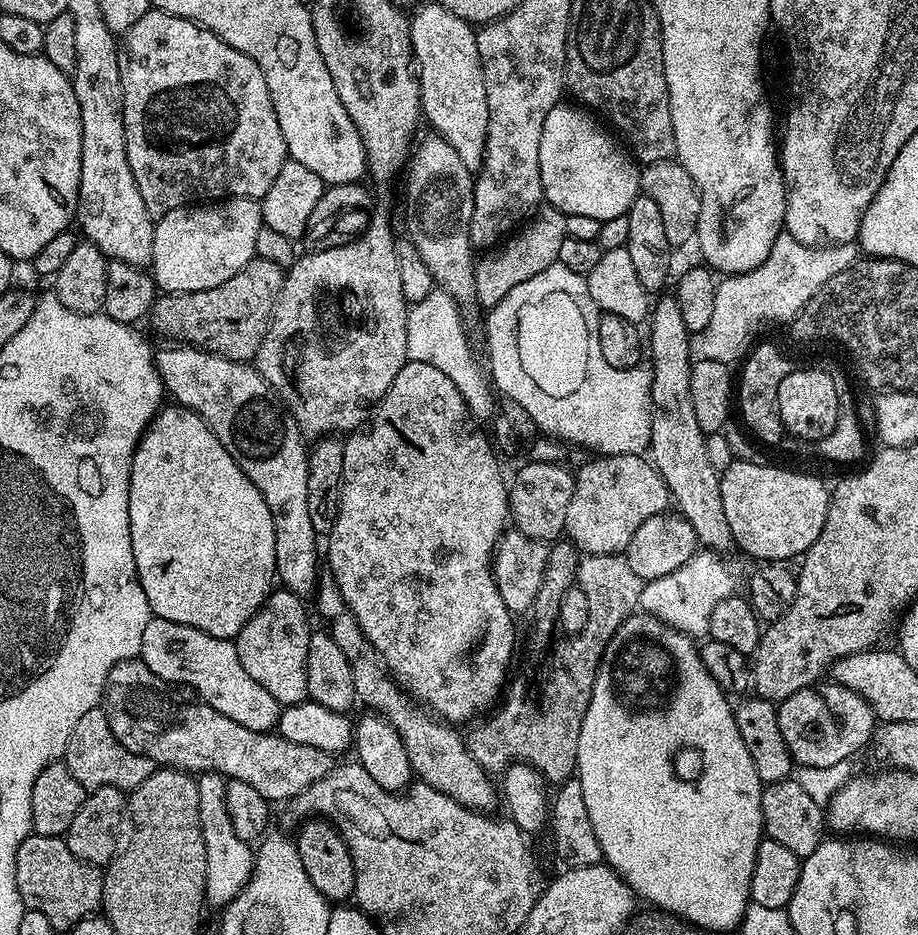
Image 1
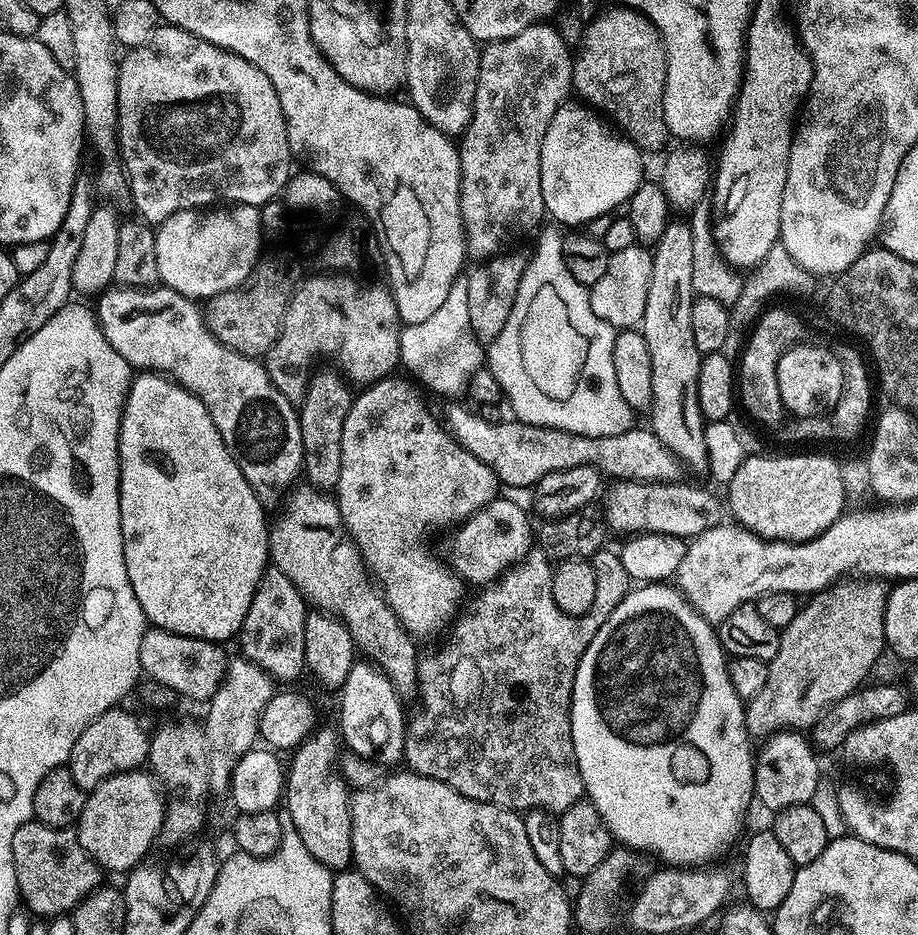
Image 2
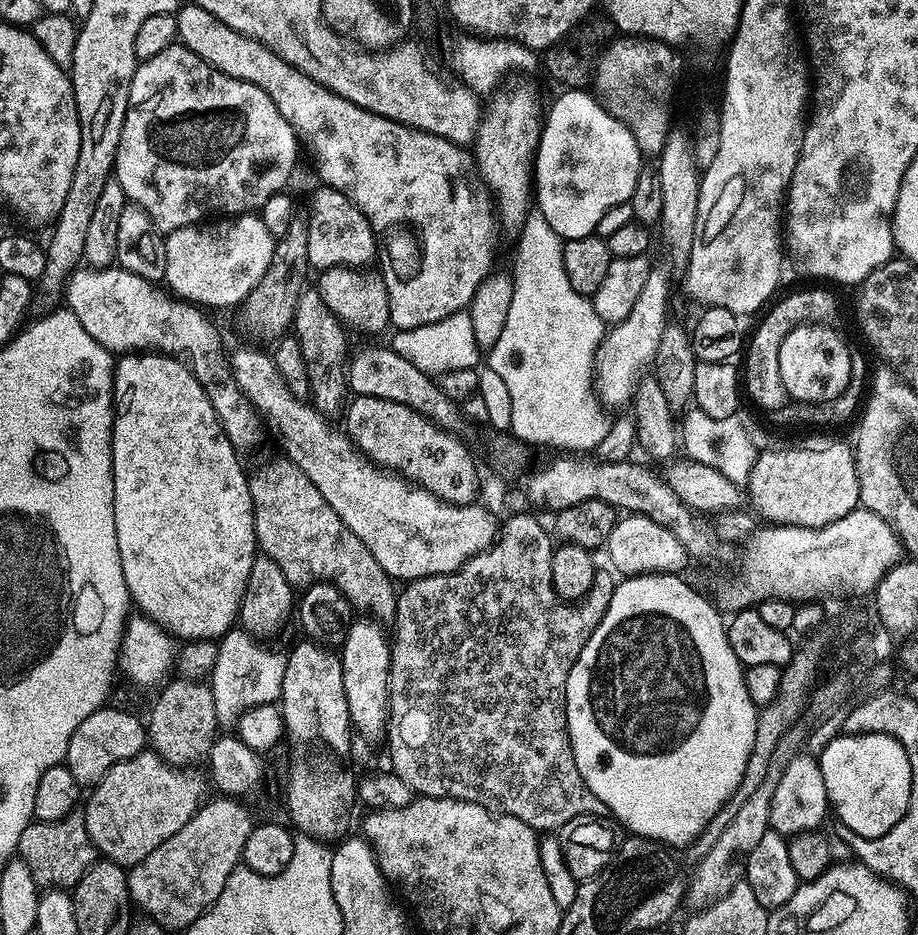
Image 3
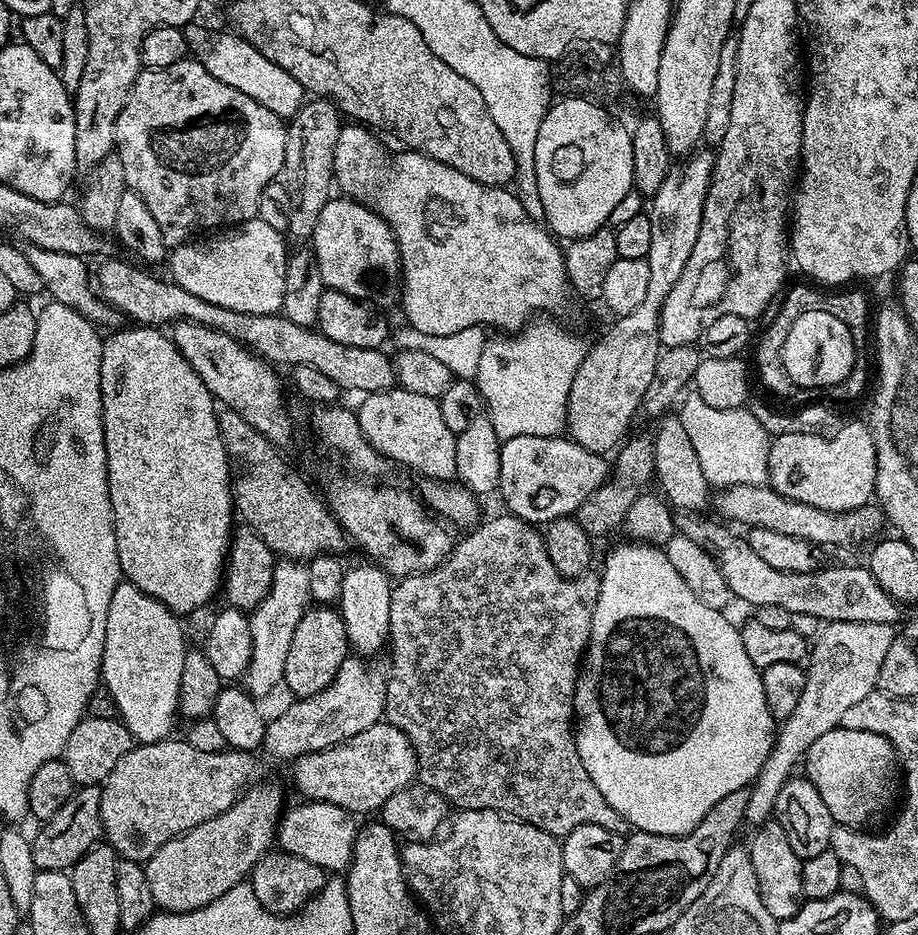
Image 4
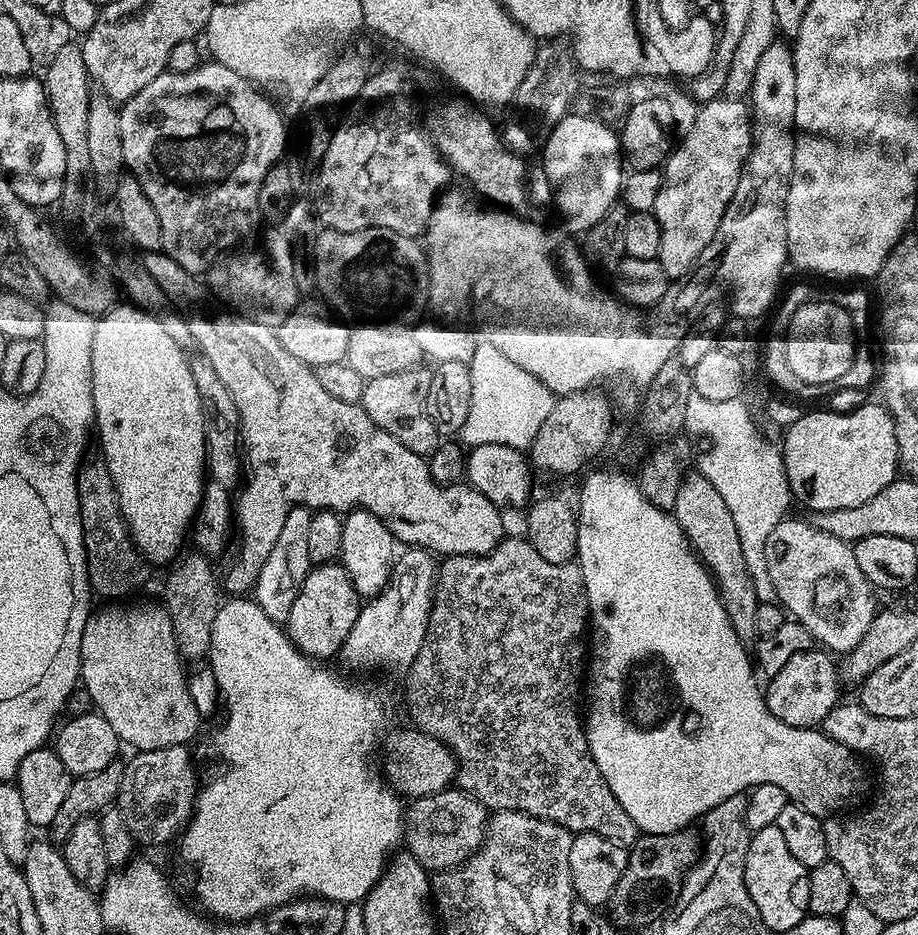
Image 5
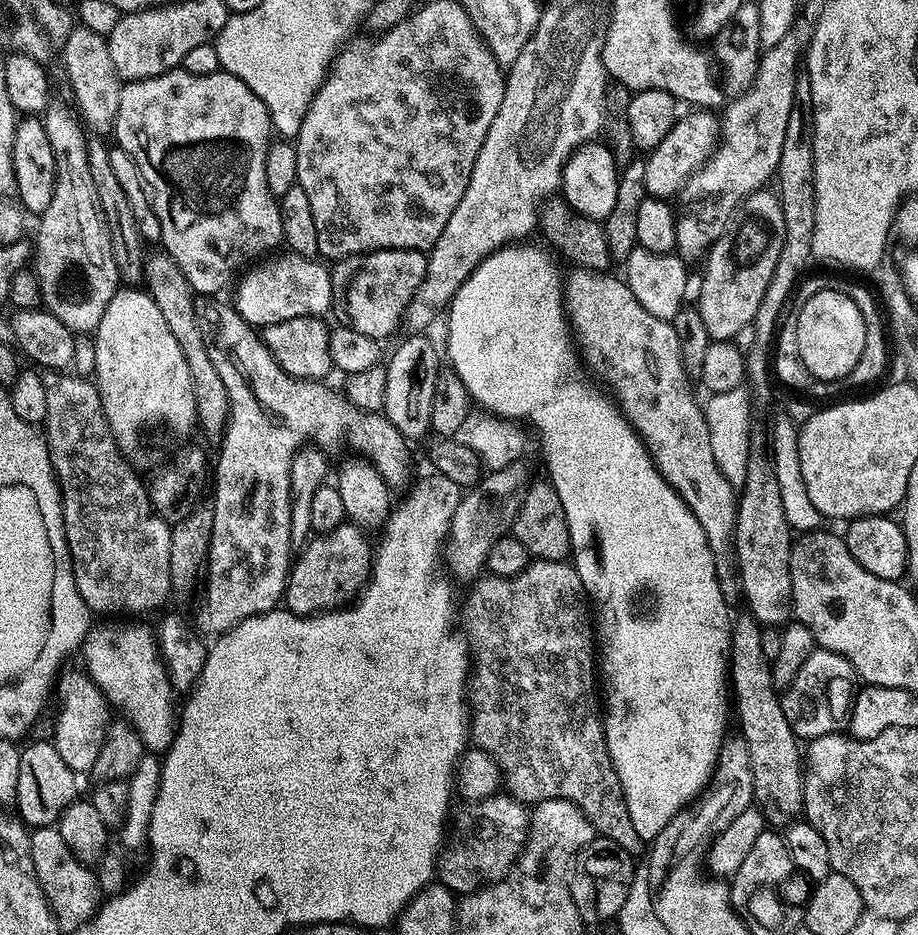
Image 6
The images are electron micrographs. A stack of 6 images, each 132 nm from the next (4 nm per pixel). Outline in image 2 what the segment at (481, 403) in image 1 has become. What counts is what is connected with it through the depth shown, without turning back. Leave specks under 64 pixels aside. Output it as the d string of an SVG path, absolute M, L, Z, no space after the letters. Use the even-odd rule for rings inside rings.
M462 274L461 276L459 276L459 278L457 278L457 280L455 280L454 283L452 283L452 285L450 286L450 294L446 294L446 299L442 301L442 306L438 306L438 310L434 310L434 314L430 314L430 318L426 318L425 320L423 320L423 322L405 324L400 329L400 364L402 365L402 368L405 368L405 370L409 372L405 373L407 373L407 375L411 377L413 381L419 382L421 385L423 385L422 383L424 383L430 391L437 392L437 394L440 396L456 396L452 398L460 398L460 395L462 394L464 396L465 393L469 391L469 384L471 382L472 376L482 368L482 365L486 360L486 352L482 347L481 340L476 336L470 324L470 315L467 309L467 282L467 275Z

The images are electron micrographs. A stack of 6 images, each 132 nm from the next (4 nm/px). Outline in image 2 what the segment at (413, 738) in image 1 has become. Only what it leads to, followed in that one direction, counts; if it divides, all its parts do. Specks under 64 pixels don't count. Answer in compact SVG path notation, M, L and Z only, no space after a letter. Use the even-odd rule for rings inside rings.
M297 487L287 497L284 517L271 525L268 534L271 563L279 572L286 574L290 582L294 582L305 605L344 623L346 630L350 630L357 653L375 664L399 694L415 695L420 661L415 639L401 626L394 610L390 610L383 595L370 581L364 560L344 528L335 499L319 488L303 487Z

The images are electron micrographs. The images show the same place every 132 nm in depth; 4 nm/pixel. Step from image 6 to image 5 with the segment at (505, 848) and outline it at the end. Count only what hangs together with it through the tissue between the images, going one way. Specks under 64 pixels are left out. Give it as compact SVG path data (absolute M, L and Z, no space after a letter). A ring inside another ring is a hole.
M449 786L443 792L413 799L404 812L404 839L407 851L429 873L444 872L447 868L457 868L464 864L484 844L484 833L488 830L489 809L478 802L469 792L461 792L459 787Z

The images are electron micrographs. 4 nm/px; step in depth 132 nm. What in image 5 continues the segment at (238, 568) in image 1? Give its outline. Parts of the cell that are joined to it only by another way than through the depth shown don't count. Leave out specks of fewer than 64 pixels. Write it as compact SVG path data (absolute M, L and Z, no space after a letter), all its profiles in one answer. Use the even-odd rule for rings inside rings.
M124 302L119 306L110 309L104 313L103 316L96 320L96 329L94 330L94 346L92 347L92 397L94 398L94 432L95 435L100 435L100 448L104 451L102 462L110 470L110 478L114 482L114 490L118 494L118 502L120 509L124 515L124 520L128 524L128 532L132 535L132 540L136 544L136 549L140 551L141 556L148 561L149 565L156 566L156 564L164 564L168 566L173 563L181 555L184 540L186 544L186 537L189 535L192 521L196 519L196 511L200 509L200 499L204 497L204 485L206 483L206 461L208 458L208 447L206 446L206 438L204 437L204 411L202 410L202 402L198 398L198 386L194 386L194 374L192 373L192 364L190 360L184 357L181 341L170 338L170 334L166 334L166 329L162 326L162 322L156 320L155 315L151 312L143 312L141 308L133 306L131 303Z

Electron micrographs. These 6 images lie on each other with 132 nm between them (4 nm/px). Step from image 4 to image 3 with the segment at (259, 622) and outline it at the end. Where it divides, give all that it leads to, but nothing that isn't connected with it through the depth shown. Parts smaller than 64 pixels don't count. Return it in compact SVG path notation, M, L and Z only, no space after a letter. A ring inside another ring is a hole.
M234 626L216 644L216 661L210 673L210 687L214 694L217 725L235 725L244 712L256 704L276 704L282 690L284 656L271 652L256 637Z

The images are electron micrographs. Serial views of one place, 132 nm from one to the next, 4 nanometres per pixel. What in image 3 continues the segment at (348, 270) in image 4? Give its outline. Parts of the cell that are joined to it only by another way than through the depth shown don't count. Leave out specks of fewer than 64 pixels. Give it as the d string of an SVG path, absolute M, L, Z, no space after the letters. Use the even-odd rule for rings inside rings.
M327 186L317 187L308 198L306 254L309 265L316 270L369 265L367 263L372 255L375 252L377 255L378 252L378 237L372 231L370 222L364 217L362 210L358 210L358 206L350 202L350 198L346 198L338 190Z

